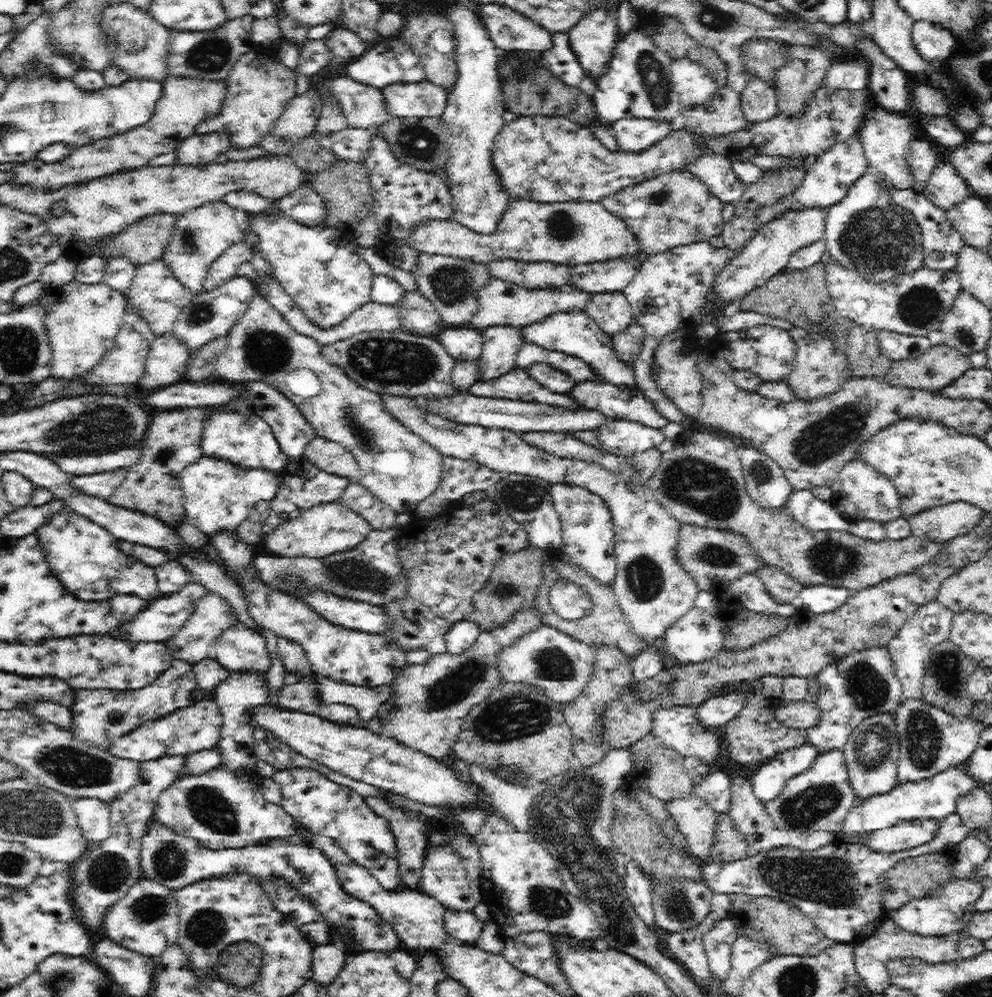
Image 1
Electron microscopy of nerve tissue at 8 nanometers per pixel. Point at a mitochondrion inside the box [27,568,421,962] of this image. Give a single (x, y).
(72, 767)

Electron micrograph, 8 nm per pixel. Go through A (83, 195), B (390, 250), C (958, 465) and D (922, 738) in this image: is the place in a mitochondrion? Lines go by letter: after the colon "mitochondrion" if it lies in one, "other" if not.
A: other
B: other
C: mitochondrion
D: mitochondrion

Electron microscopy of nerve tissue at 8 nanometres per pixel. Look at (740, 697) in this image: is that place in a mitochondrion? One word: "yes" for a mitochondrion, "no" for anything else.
no

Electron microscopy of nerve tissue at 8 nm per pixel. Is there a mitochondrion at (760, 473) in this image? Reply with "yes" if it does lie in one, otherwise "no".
yes

